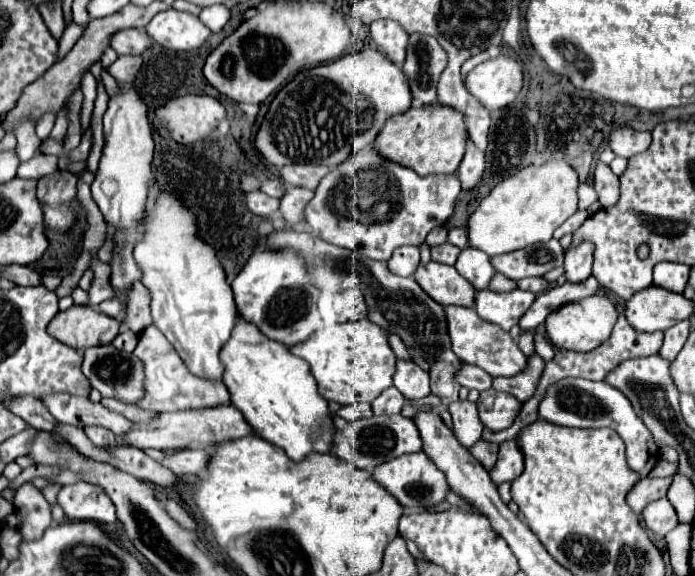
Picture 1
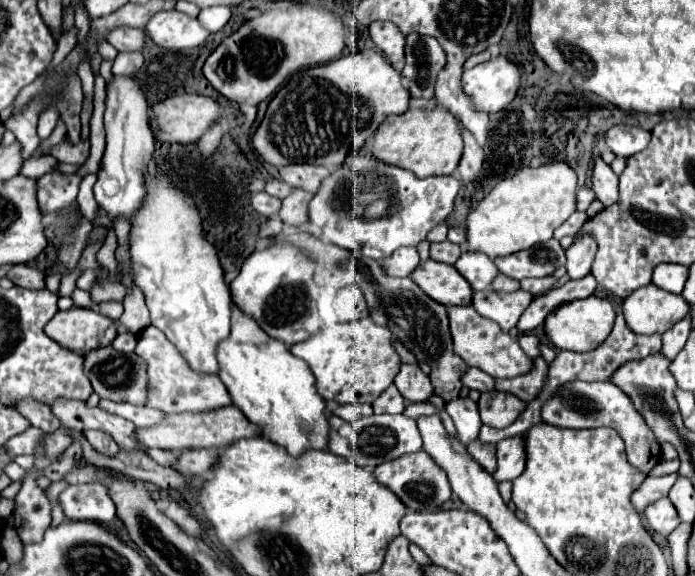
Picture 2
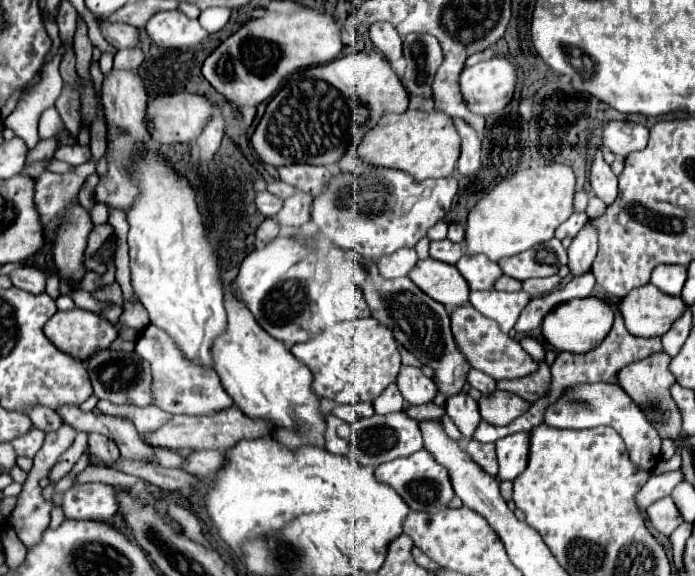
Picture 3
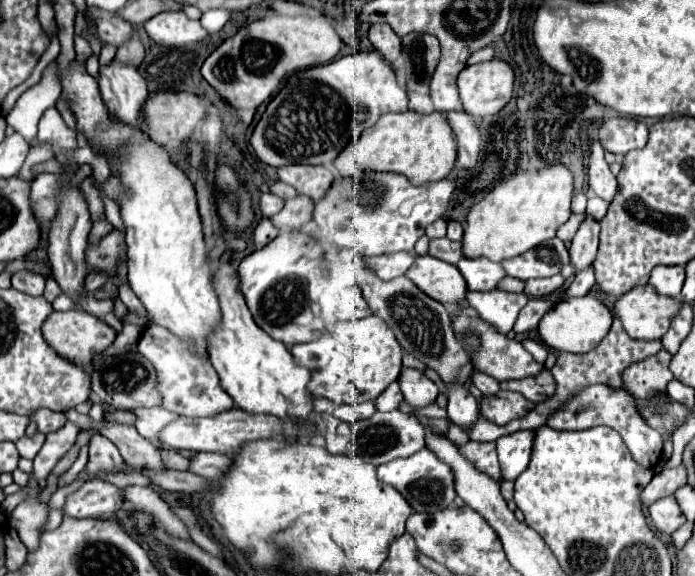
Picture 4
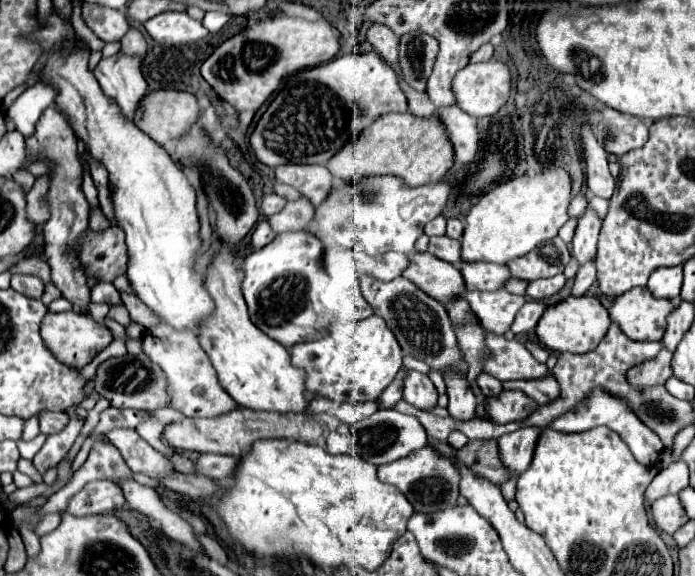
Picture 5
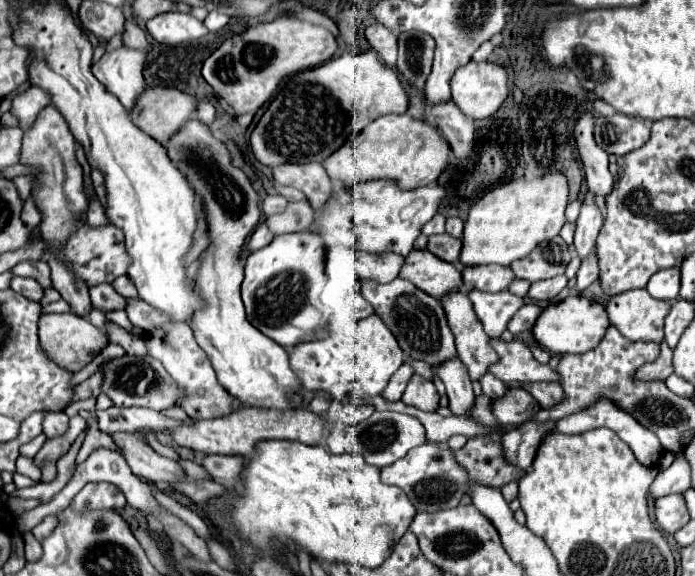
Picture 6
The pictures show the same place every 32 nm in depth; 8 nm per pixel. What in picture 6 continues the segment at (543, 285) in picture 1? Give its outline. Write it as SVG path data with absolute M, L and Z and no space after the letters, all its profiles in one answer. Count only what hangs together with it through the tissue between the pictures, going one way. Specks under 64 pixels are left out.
M556 276L556 278L548 278L548 280L538 280L530 286L528 290L528 296L532 300L548 300L548 298L554 298L564 286L568 284L568 278L566 276Z

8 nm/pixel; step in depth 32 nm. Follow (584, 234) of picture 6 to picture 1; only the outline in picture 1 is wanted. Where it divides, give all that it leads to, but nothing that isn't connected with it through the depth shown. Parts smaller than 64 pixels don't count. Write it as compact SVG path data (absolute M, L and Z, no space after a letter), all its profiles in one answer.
M580 244L566 252L564 276L568 282L584 282L592 276L592 246Z

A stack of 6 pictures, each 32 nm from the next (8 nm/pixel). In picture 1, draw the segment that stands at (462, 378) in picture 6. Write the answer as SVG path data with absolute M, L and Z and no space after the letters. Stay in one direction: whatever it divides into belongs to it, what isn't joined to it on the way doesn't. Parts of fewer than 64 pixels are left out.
M454 402L450 408L450 414L452 414L452 430L454 430L454 436L458 438L458 442L464 446L464 448L472 448L476 442L482 440L482 432L484 432L484 426L476 414L476 404L472 402Z

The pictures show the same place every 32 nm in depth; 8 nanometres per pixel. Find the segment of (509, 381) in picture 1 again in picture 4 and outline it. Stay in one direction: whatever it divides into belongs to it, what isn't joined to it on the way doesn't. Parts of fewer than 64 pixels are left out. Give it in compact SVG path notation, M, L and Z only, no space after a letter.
M546 366L536 376L528 376L524 380L506 380L506 382L500 382L500 388L502 390L520 392L530 402L542 402L544 398L548 398L548 396L554 394L552 374L550 374L550 370Z

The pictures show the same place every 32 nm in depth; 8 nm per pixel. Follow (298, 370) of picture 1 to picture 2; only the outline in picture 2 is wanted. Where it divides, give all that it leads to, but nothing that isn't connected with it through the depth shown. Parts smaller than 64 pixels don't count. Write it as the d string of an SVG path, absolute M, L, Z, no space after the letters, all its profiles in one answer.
M238 306L232 308L232 330L230 336L220 342L218 358L220 358L220 380L228 388L232 404L242 410L242 414L260 428L262 436L272 440L278 446L284 446L286 452L294 458L302 456L306 450L328 450L328 436L330 436L330 422L326 416L326 400L320 398L316 392L314 374L310 372L308 364L302 358L290 354L290 350L272 338L268 338L252 318L244 316Z

